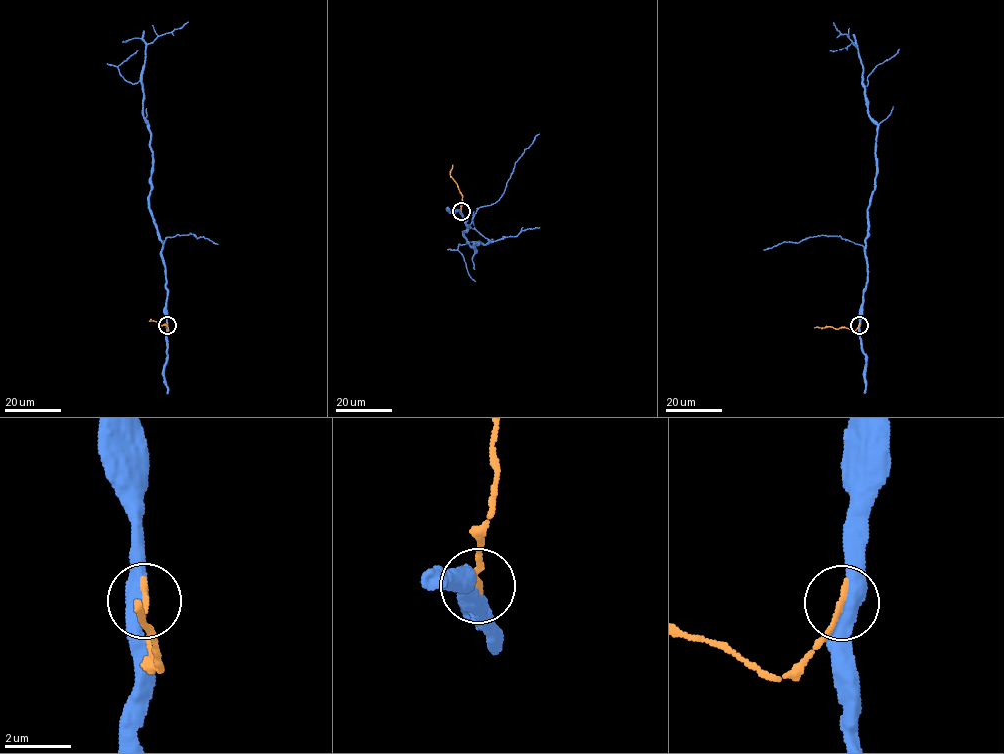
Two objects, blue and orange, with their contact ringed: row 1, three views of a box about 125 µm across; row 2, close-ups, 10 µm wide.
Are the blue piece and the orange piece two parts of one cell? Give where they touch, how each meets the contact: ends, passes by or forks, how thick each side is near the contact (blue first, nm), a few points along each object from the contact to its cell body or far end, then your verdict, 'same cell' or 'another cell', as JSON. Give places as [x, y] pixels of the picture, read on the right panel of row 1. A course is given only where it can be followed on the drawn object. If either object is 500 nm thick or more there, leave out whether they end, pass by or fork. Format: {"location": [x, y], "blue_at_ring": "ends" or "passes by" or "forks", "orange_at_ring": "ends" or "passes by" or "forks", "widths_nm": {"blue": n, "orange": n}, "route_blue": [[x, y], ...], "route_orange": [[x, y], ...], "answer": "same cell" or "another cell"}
{"location": [859, 325], "blue_at_ring": "passes by", "orange_at_ring": "ends", "widths_nm": {"blue": 480, "orange": 180}, "route_blue": [[859, 325], [867, 279], [865, 241], [876, 172], [877, 123], [868, 113], [858, 50], [833, 23]], "route_orange": [[859, 325], [854, 331], [842, 327], [814, 328]], "answer": "same cell"}

